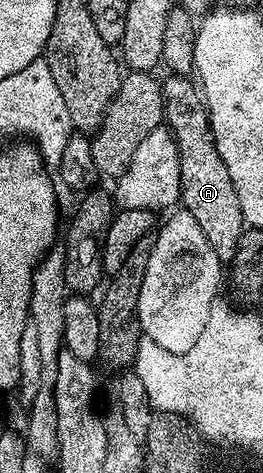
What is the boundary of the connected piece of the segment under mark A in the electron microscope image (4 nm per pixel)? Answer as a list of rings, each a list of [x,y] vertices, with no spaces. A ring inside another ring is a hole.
[[[169,74],[162,83],[164,92],[164,117],[178,145],[180,158],[180,203],[189,211],[220,260],[231,261],[236,255],[238,241],[246,229],[234,181],[226,173],[226,165],[216,148],[216,138],[208,120],[208,108],[197,84],[183,75]],[[192,82],[192,83],[191,83]]]

